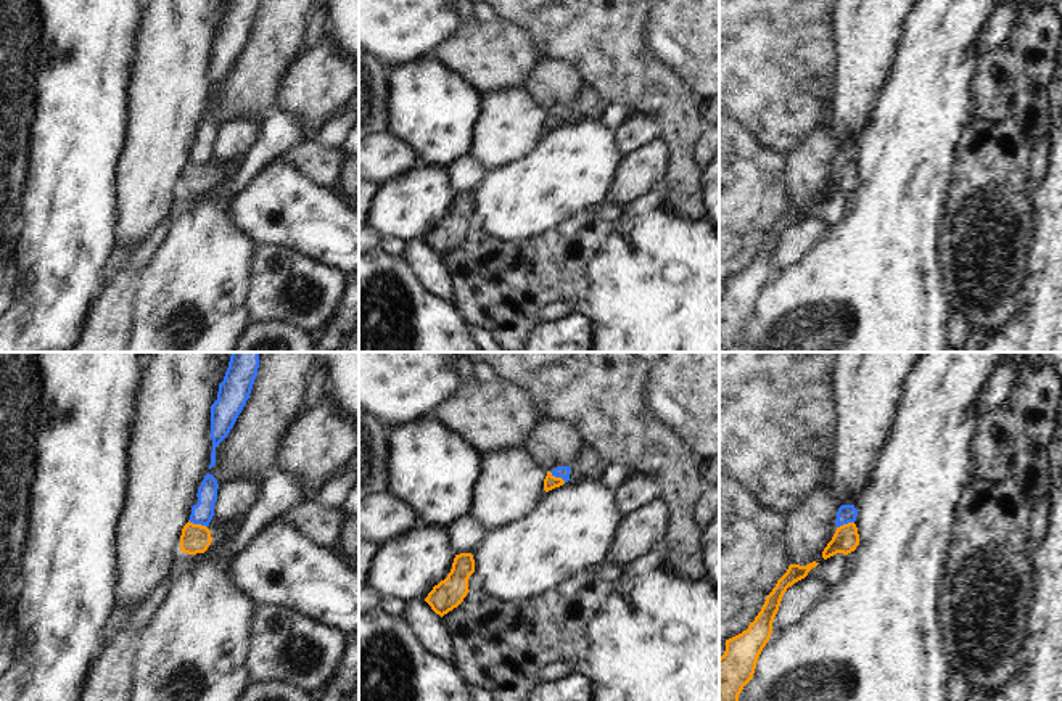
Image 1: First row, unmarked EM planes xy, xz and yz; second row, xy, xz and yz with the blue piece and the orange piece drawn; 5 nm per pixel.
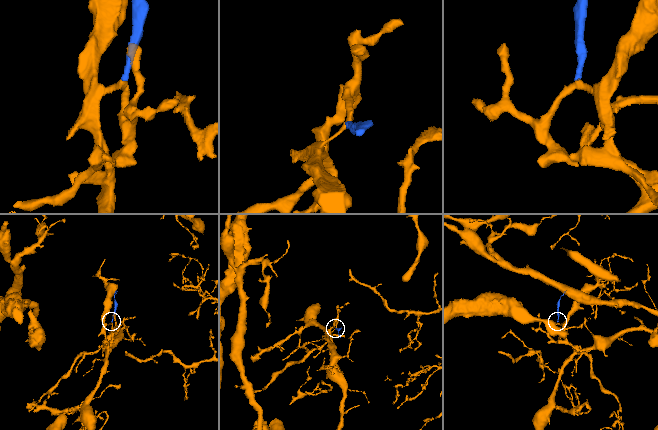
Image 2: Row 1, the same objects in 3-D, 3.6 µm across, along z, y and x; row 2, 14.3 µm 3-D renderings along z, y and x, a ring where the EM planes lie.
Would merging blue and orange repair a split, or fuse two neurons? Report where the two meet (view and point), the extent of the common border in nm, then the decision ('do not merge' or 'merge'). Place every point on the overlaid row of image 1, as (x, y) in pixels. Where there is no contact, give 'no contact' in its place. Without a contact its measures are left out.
meets blue in xy at (198, 523); contact 100 nm long; merge

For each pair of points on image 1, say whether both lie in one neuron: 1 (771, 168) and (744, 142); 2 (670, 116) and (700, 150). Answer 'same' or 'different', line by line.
1: same
2: different

